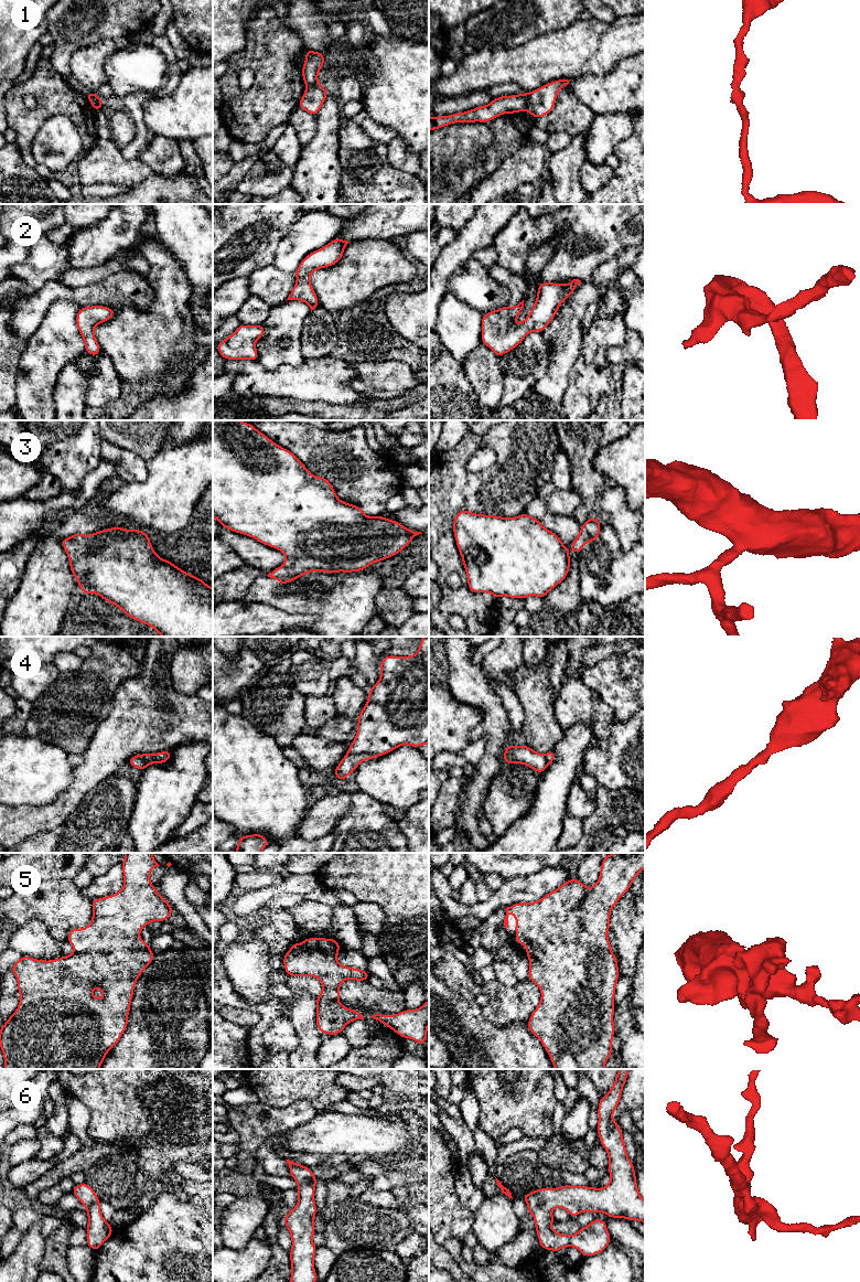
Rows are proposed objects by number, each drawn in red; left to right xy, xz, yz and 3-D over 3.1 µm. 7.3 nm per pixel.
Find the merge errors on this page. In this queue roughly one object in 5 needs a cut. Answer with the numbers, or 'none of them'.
1

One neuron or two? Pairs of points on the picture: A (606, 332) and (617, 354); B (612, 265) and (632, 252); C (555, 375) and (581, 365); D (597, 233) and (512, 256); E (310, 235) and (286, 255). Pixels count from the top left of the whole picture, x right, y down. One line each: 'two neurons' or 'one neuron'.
A: two neurons
B: one neuron
C: two neurons
D: one neuron
E: one neuron

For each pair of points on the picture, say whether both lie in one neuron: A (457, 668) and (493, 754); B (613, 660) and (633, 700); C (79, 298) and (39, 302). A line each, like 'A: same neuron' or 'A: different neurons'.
A: same neuron
B: same neuron
C: same neuron

